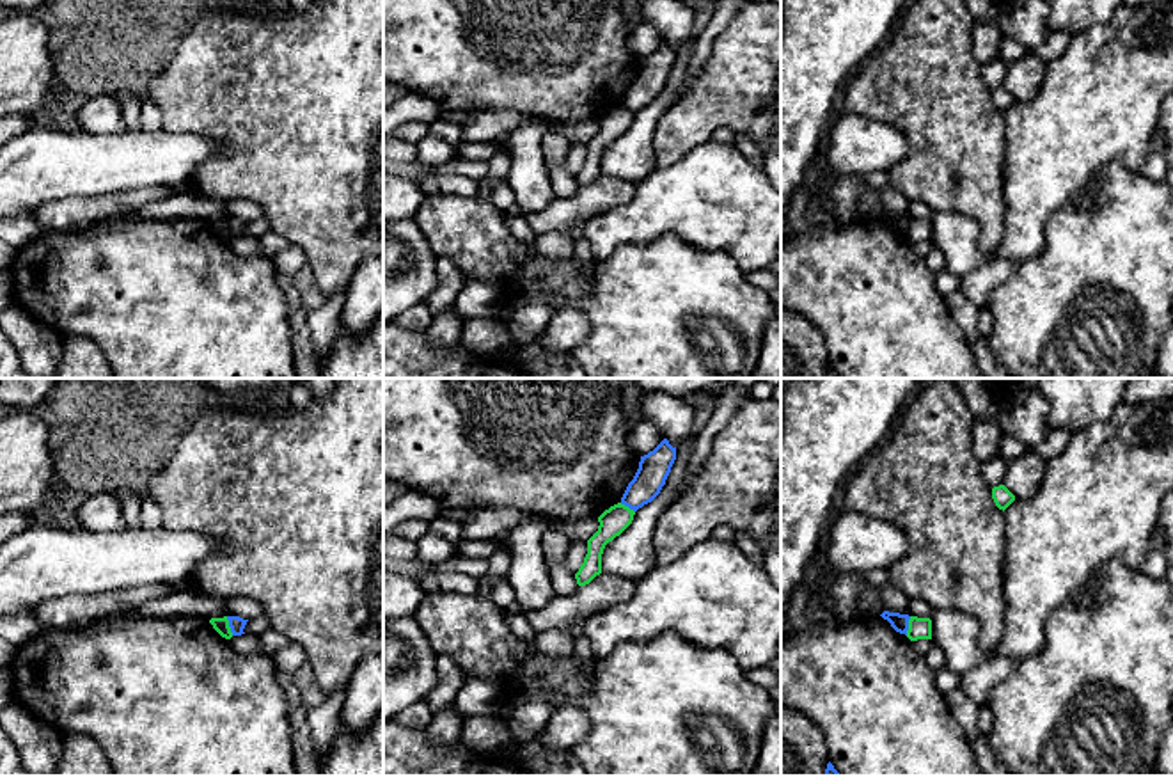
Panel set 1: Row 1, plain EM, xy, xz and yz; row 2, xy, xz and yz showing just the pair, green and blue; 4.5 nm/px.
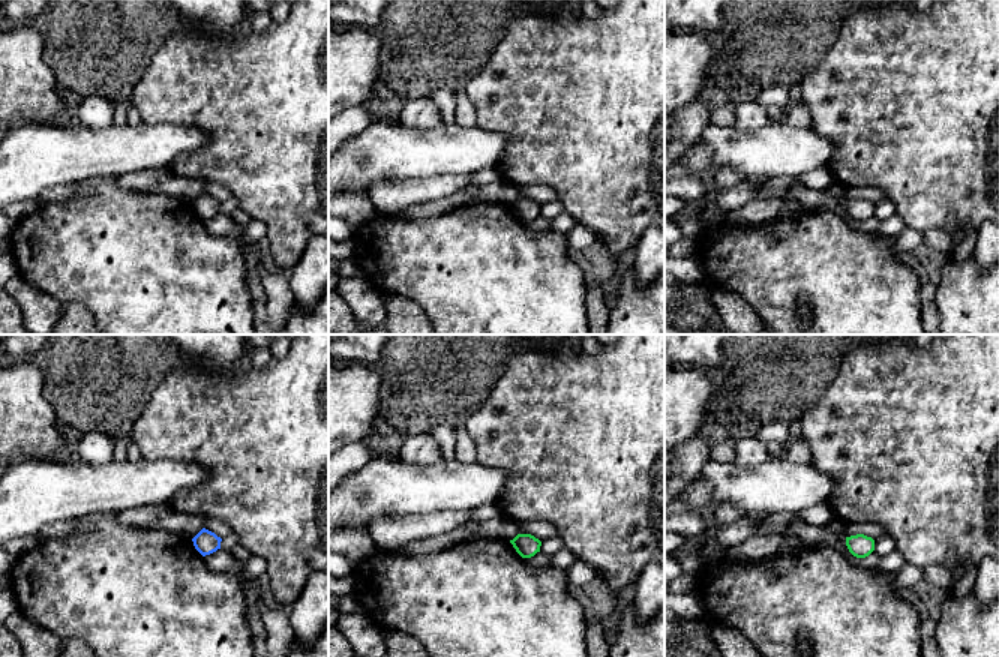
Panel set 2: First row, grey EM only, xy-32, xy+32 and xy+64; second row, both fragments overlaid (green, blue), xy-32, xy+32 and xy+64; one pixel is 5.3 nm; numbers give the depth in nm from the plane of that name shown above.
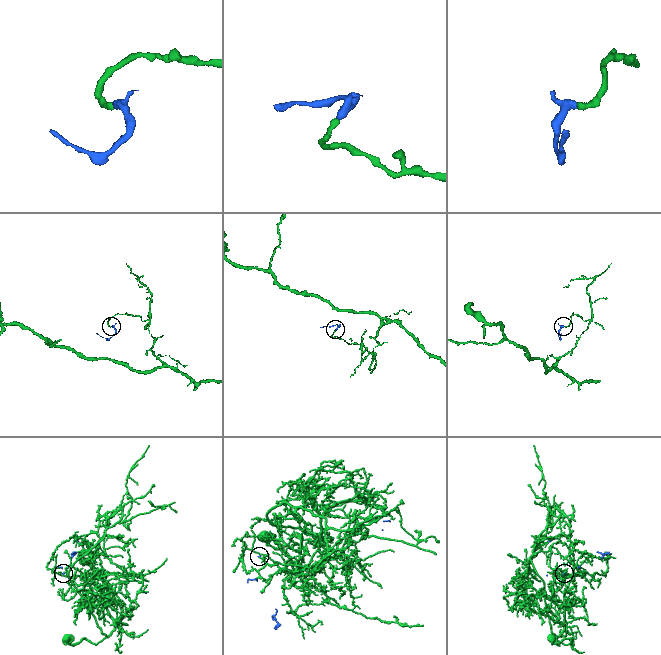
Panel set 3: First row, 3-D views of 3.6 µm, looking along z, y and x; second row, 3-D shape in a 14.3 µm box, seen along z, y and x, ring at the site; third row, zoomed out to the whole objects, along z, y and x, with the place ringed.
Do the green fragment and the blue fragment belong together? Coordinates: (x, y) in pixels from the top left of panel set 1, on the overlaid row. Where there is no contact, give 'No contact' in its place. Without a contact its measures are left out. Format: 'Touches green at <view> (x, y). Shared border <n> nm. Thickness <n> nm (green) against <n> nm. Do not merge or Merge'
Touches green at xy (228, 625). Shared border 90 nm. Thickness 70 nm (green) against 70 nm. Do not merge

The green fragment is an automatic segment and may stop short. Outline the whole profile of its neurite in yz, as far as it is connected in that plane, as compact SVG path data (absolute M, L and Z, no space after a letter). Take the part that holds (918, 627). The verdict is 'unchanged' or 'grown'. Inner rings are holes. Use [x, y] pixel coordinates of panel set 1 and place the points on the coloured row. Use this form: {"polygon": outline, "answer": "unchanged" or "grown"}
{"polygon": "M910 616L907 637L910 641L932 639L932 620L930 618Z", "answer": "unchanged"}

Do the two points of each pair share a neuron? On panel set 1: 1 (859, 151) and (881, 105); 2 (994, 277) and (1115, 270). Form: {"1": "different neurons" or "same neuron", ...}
{"1": "different neurons", "2": "different neurons"}

